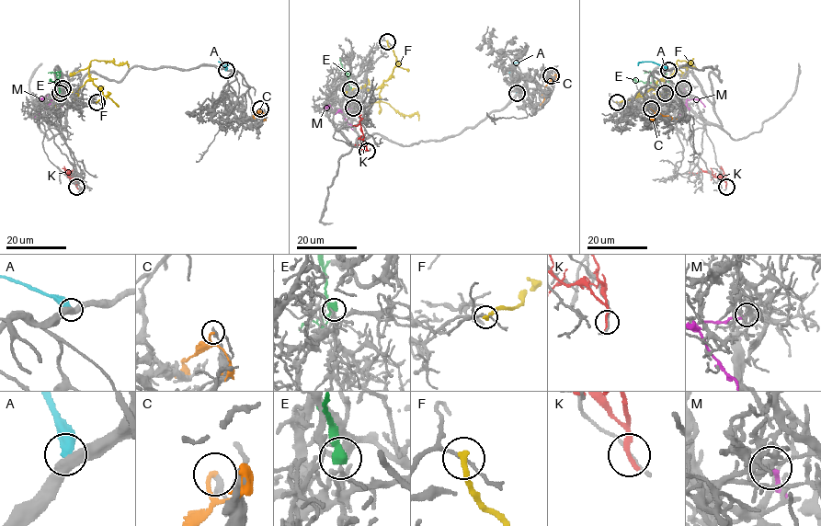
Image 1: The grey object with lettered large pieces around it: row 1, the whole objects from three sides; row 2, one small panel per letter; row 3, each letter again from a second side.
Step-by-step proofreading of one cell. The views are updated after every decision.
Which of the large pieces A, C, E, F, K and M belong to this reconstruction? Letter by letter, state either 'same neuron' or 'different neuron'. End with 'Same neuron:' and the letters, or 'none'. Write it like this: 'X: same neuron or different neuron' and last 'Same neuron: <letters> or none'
A: different neuron
C: different neuron
E: different neuron
F: different neuron
K: different neuron
M: different neuron
Same neuron: none

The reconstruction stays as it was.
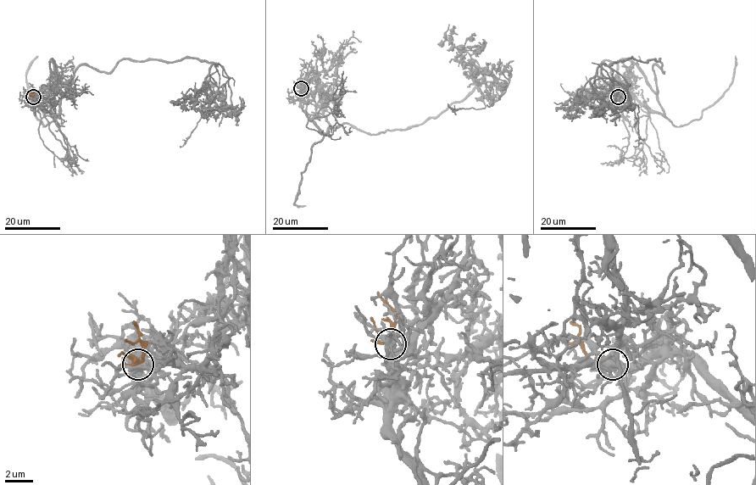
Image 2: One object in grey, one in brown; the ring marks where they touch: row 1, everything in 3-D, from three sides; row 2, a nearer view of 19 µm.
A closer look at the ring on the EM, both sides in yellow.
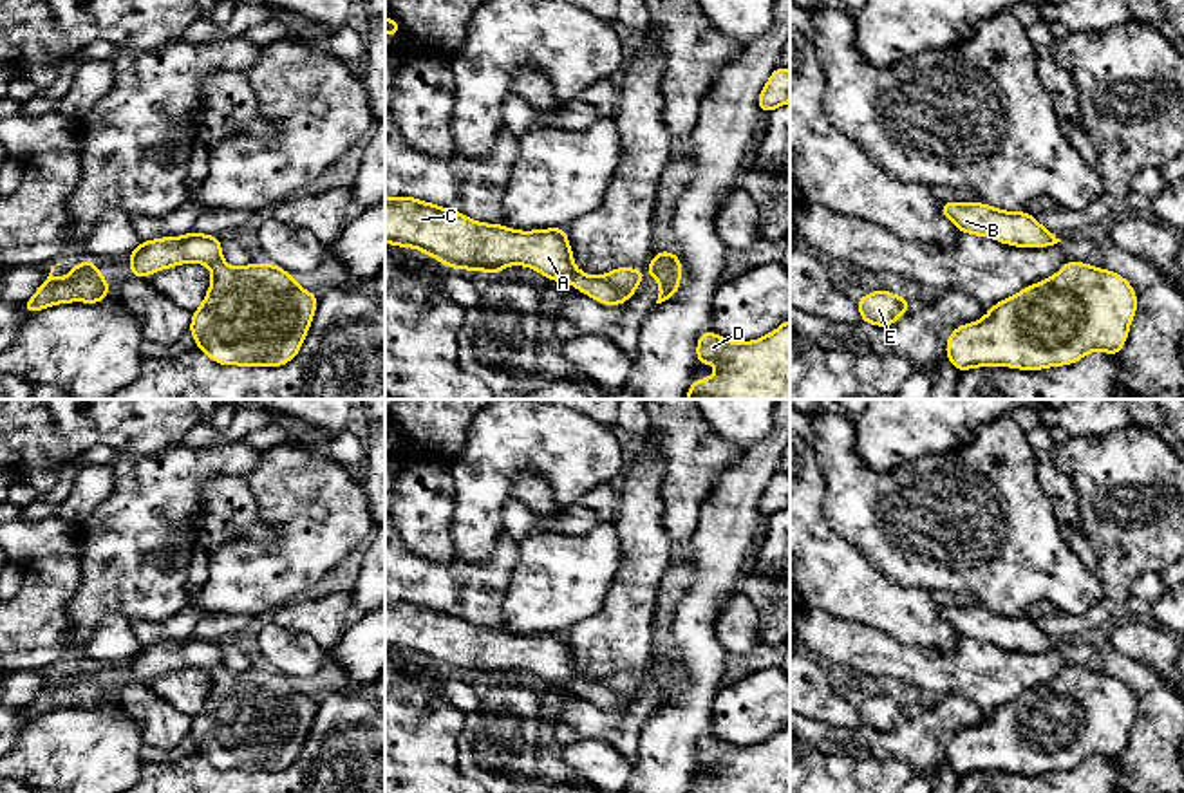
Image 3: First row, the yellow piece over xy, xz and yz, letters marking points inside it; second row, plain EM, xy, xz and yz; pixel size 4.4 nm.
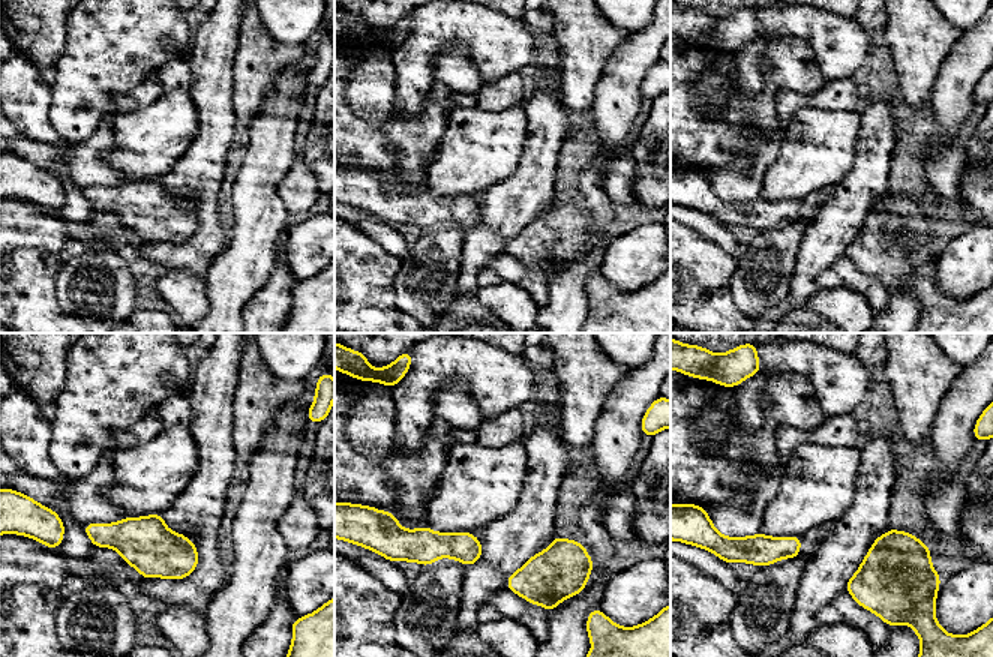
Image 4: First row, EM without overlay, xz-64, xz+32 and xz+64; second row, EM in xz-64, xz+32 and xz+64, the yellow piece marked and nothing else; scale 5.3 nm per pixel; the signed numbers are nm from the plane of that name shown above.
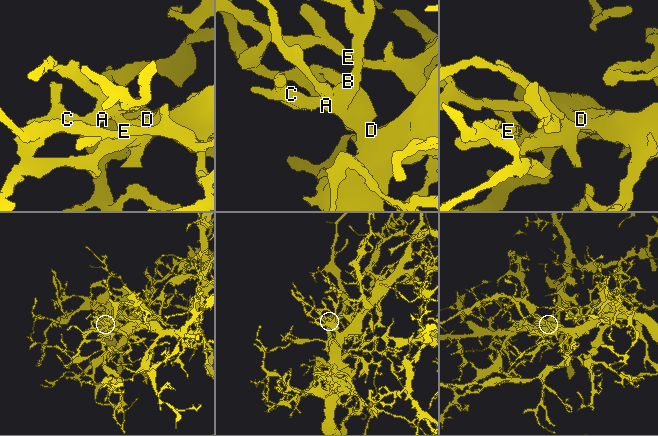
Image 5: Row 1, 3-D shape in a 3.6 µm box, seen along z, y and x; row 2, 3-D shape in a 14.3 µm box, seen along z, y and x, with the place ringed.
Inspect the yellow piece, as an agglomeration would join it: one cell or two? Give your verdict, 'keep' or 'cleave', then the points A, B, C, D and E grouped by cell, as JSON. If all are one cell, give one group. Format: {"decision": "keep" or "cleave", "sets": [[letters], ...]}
{"decision": "keep", "sets": [["A", "B", "C", "D", "E"]]}

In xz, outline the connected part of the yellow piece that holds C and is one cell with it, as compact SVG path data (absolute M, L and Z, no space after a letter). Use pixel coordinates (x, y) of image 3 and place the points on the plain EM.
M403 600L385 602L385 648L416 652L459 676L499 679L504 672L521 668L546 685L568 686L604 710L625 708L645 677L616 672L589 681L575 672L566 632L517 636Z

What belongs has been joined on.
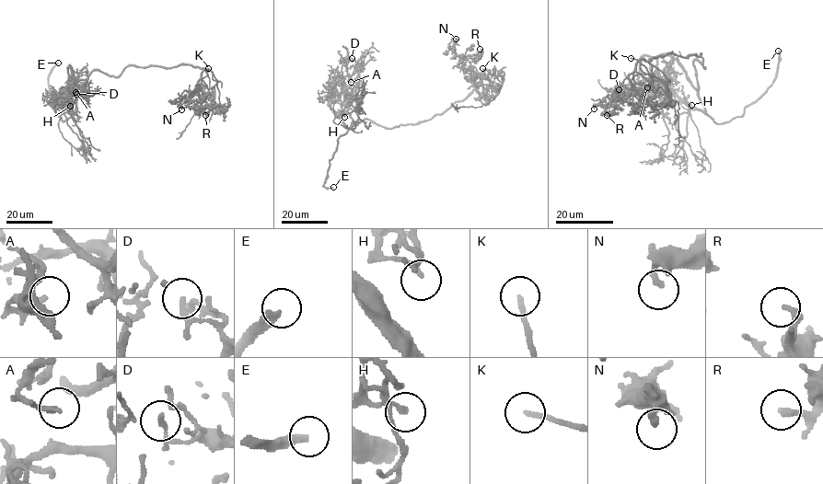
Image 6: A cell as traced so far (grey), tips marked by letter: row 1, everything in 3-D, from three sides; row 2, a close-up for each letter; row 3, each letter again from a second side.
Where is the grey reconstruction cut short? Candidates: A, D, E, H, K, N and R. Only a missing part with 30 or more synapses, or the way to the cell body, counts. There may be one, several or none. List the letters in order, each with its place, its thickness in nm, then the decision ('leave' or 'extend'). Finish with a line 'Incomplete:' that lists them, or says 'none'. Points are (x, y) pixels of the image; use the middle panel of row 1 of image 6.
A: place (351, 82); calibre 180 nm; leave
D: place (352, 58); calibre 120 nm; leave
E: place (333, 187); calibre 320 nm; extend
H: place (344, 117); calibre 170 nm; leave
K: place (482, 68); calibre 180 nm; extend
N: place (456, 39); calibre 240 nm; leave
R: place (480, 49); calibre 260 nm; leave
Incomplete: E, K

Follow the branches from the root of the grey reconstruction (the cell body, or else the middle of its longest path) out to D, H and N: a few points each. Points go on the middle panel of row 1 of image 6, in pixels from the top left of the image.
D: (396, 126), (384, 128), (367, 119), (355, 122), (347, 113), (342, 82), (353, 71), (355, 61), (352, 58)
H: (396, 126), (384, 128), (365, 119), (353, 122), (350, 127), (336, 113), (340, 111), (344, 117)
N: (396, 126), (418, 124), (442, 114), (481, 83), (481, 78), (468, 70), (454, 53), (456, 39)

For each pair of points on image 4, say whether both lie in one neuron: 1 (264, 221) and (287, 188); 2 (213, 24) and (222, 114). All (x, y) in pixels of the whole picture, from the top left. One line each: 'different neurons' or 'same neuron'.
1: different neurons
2: same neuron

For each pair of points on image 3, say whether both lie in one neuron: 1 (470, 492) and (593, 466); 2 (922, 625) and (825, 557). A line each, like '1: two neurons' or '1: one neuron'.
1: one neuron
2: one neuron

